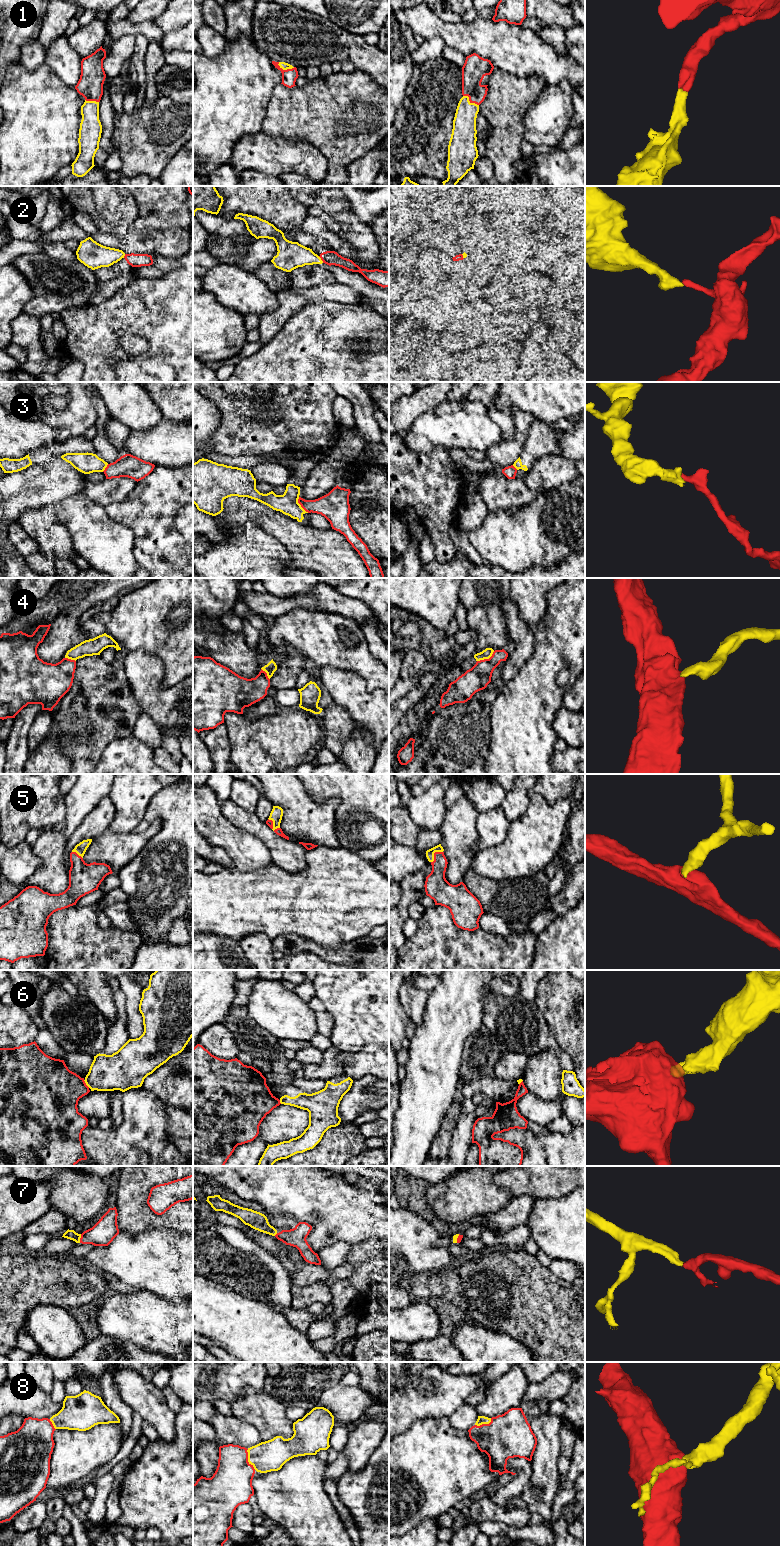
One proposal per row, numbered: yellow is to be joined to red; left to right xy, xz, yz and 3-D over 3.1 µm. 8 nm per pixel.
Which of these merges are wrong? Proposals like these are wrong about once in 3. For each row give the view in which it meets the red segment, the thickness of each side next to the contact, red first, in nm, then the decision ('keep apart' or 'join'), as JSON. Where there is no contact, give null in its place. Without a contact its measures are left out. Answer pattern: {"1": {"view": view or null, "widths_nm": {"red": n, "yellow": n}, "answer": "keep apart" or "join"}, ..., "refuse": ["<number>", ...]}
{"1": {"view": "xz", "widths_nm": {"red": 120, "yellow": 60}, "answer": "join"}, "2": {"view": "xz", "widths_nm": {"red": 110, "yellow": 220}, "answer": "keep apart"}, "3": {"view": "xz", "widths_nm": {"red": 200, "yellow": 160}, "answer": "keep apart"}, "4": {"view": "yz", "widths_nm": {"red": 200, "yellow": 80}, "answer": "keep apart"}, "5": {"view": "yz", "widths_nm": {"red": 190, "yellow": 60}, "answer": "join"}, "6": {"view": "xy", "widths_nm": {"red": 400, "yellow": 280}, "answer": "keep apart"}, "7": {"view": "xy", "widths_nm": {"red": 190, "yellow": 80}, "answer": "join"}, "8": {"view": "xz", "widths_nm": {"red": 340, "yellow": 240}, "answer": "join"}, "refuse": ["2", "3", "4", "6"]}

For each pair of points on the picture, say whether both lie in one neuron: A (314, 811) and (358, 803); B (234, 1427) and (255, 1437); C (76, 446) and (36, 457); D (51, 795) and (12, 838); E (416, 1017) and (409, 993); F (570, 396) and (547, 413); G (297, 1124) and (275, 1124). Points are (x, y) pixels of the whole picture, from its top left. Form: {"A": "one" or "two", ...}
{"A": "two", "B": "one", "C": "one", "D": "one", "E": "one", "F": "one", "G": "one"}

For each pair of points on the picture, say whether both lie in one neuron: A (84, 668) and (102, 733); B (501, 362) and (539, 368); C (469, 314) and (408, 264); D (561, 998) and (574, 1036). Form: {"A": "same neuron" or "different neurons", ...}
{"A": "same neuron", "B": "different neurons", "C": "different neurons", "D": "same neuron"}

